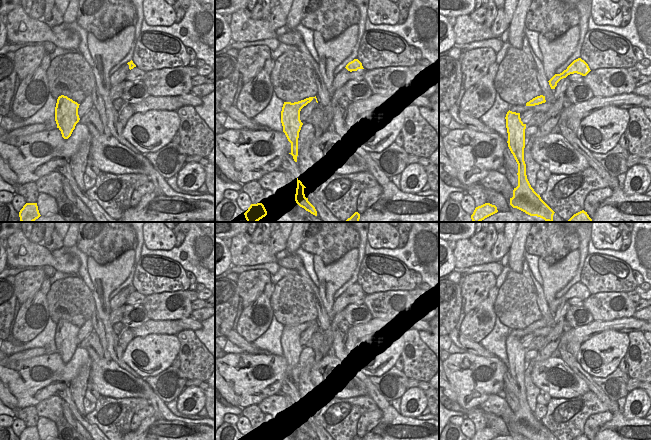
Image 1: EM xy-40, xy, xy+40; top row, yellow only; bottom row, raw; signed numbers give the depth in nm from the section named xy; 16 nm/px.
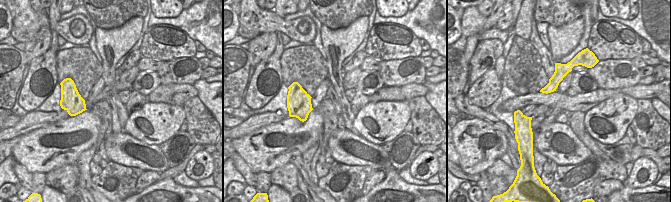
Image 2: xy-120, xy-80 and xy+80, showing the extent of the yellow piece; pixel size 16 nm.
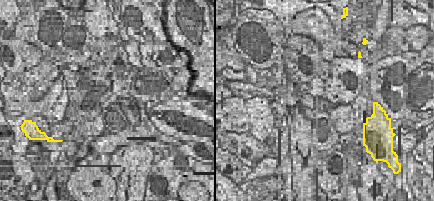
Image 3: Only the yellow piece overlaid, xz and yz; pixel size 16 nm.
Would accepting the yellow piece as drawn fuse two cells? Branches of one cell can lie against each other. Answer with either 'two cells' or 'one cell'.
one cell

